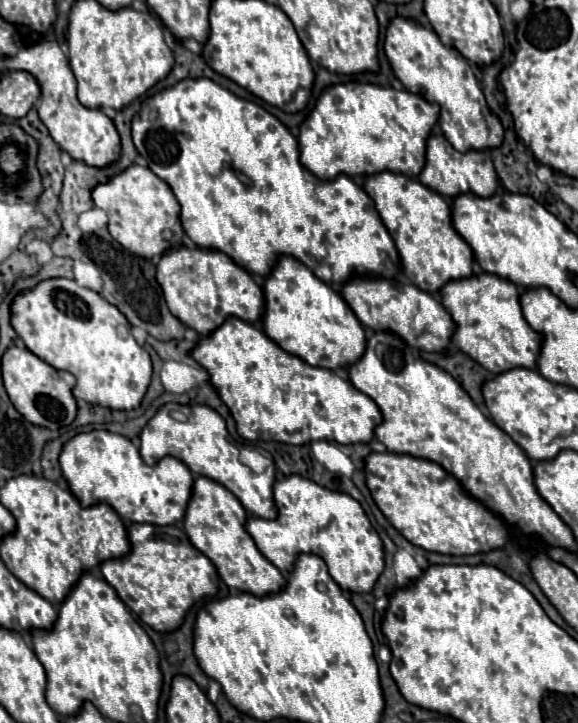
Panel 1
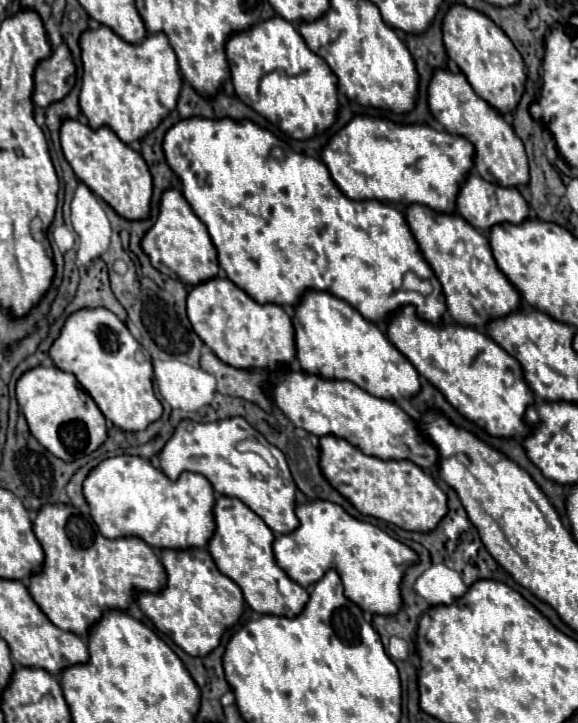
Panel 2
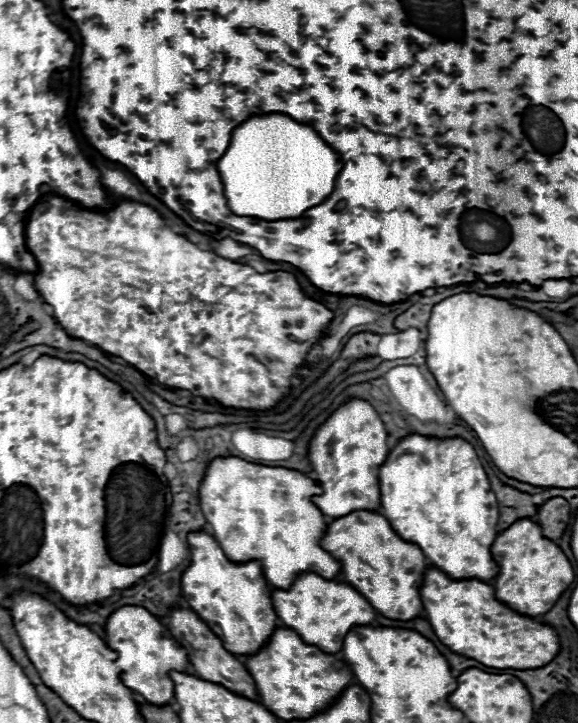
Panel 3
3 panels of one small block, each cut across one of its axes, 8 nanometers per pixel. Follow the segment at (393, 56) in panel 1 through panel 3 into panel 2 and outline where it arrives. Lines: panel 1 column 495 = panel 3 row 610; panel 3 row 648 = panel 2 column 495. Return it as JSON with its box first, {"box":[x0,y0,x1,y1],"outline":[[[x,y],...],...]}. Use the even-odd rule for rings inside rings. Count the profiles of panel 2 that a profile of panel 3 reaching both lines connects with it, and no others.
{"box":[428,70,530,188],"outline":[[[450,70],[434,72],[434,80],[430,82],[428,88],[428,104],[432,116],[446,128],[448,134],[462,136],[476,146],[474,172],[478,176],[492,182],[494,186],[504,186],[504,188],[518,188],[528,184],[530,178],[528,158],[522,140],[516,136],[514,128],[494,108],[488,106],[488,102],[476,96],[476,92],[462,74],[456,76]]]}

